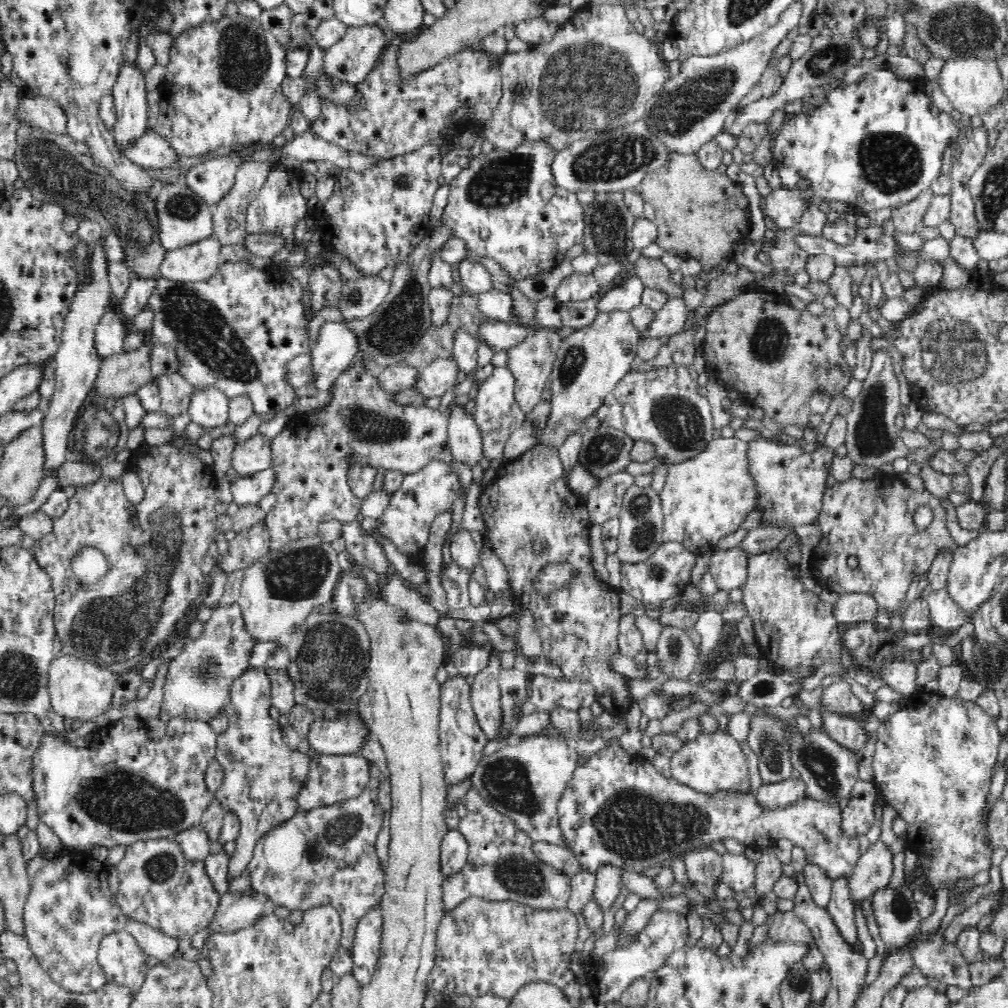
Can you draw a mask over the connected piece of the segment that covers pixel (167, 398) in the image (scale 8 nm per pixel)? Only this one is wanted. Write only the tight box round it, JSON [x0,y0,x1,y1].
[154,372,197,418]

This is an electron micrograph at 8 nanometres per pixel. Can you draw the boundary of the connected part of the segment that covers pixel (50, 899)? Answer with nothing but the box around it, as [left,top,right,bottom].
[23,846,178,994]

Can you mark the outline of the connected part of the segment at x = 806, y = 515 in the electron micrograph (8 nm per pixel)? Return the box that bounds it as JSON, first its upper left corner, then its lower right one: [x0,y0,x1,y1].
[748,437,834,528]

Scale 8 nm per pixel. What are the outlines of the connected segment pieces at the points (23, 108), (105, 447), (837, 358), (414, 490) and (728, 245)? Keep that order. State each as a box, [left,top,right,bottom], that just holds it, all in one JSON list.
[[15,97,67,135],[68,388,128,467],[701,292,852,428],[379,459,463,566],[634,151,750,271]]

